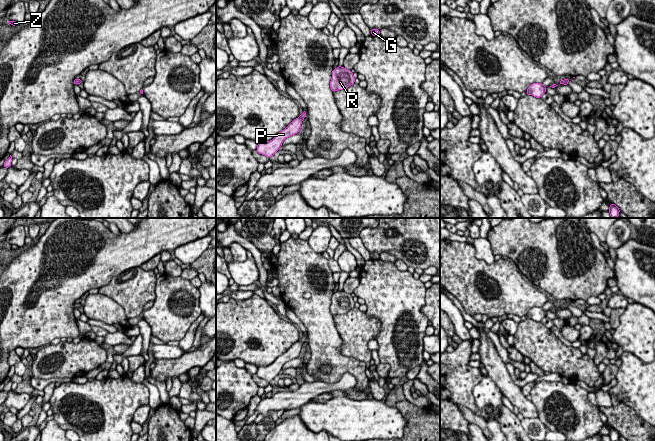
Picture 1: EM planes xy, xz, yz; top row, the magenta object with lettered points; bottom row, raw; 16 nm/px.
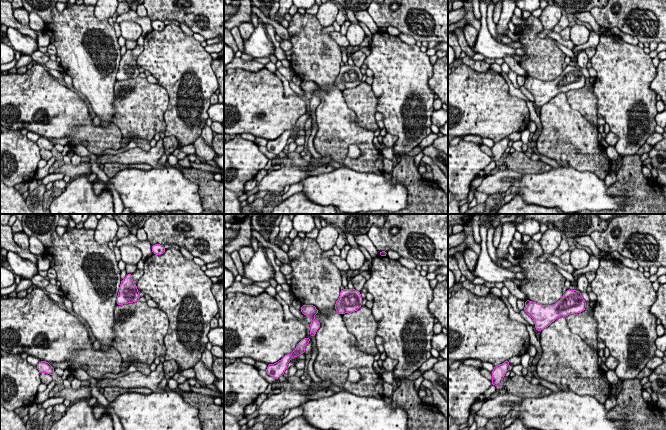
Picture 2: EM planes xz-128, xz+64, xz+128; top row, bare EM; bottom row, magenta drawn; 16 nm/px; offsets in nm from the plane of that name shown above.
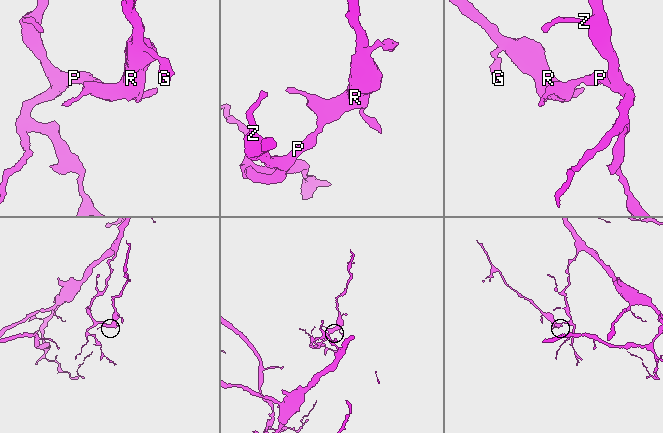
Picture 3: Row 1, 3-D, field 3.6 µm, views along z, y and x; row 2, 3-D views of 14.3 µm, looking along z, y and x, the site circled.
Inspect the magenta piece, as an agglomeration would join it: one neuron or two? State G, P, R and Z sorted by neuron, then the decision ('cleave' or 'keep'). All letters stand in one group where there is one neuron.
groups G P R Z; keep

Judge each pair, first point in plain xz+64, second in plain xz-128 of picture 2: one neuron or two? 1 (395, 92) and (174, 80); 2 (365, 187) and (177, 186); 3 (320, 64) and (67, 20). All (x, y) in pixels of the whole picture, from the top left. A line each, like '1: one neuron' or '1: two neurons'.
1: one neuron
2: one neuron
3: one neuron

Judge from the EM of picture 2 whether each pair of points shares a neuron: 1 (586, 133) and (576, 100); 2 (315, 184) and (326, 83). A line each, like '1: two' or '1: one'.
1: two
2: two

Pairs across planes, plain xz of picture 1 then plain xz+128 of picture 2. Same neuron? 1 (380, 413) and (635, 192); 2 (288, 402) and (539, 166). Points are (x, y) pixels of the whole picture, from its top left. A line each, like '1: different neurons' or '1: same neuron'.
1: different neurons
2: different neurons

